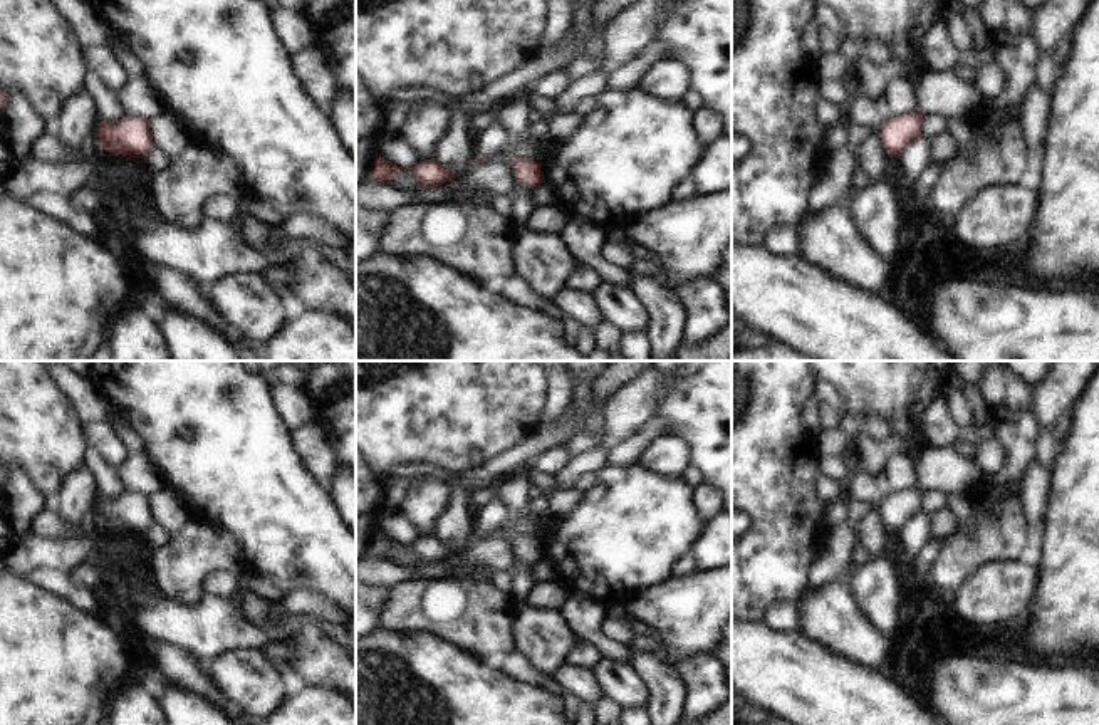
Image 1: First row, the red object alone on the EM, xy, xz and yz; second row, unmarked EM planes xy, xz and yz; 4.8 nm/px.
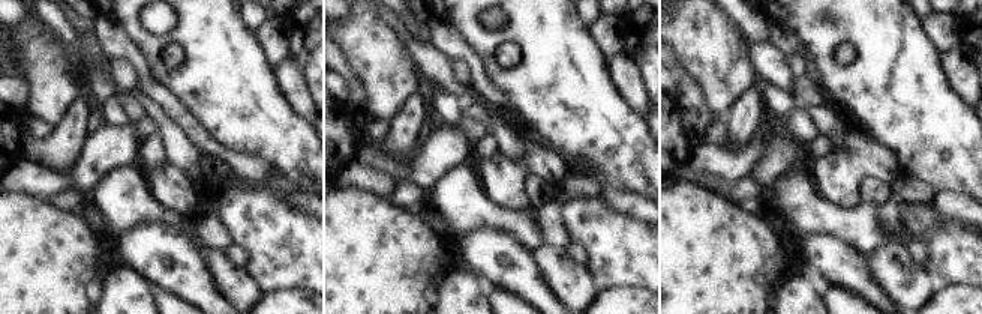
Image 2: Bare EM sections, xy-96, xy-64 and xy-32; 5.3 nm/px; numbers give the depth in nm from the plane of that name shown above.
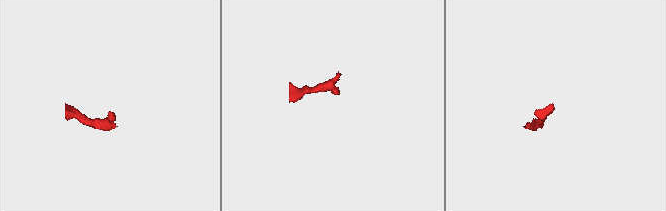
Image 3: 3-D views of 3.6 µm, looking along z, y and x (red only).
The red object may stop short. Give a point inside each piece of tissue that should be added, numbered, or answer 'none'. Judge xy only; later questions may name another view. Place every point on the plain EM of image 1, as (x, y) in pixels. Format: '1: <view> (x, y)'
none

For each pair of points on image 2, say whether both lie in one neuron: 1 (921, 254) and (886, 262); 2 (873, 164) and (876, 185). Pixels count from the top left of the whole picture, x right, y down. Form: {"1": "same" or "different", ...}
{"1": "different", "2": "different"}

